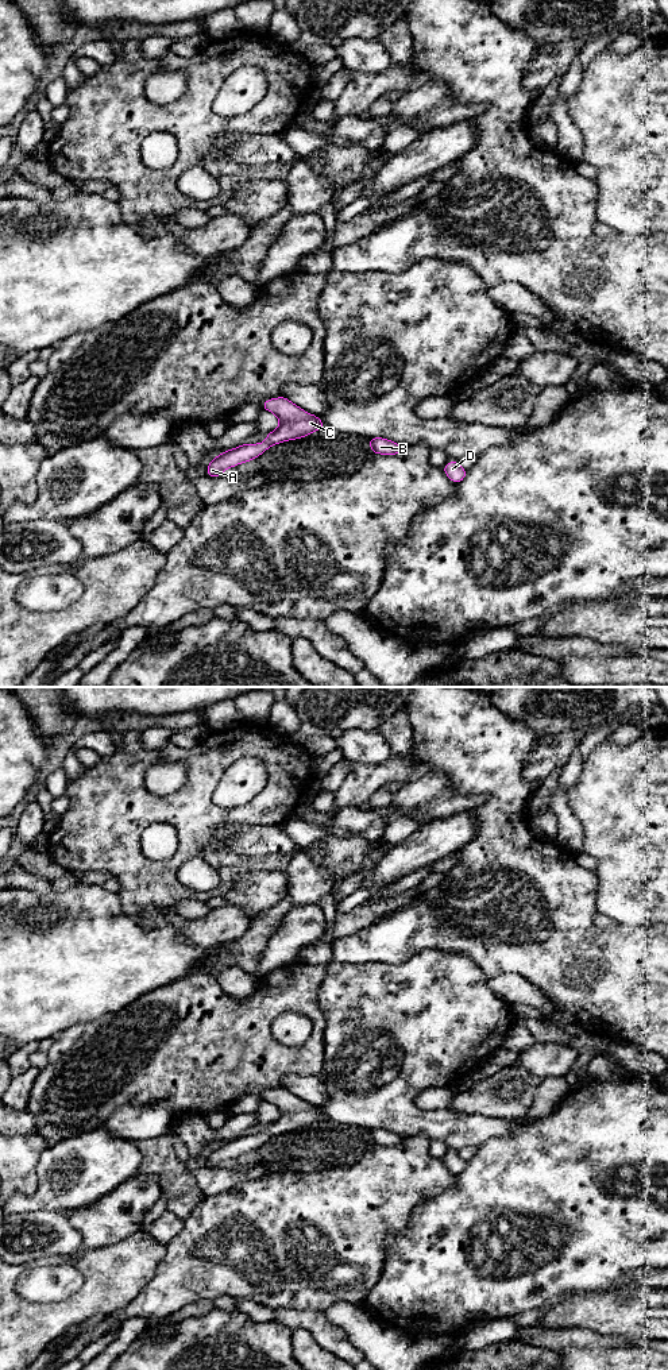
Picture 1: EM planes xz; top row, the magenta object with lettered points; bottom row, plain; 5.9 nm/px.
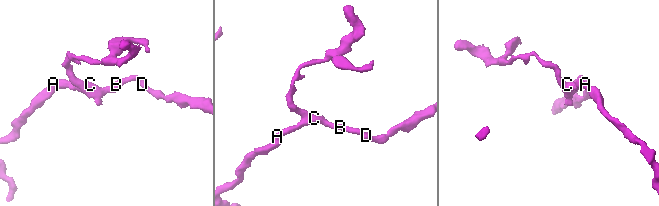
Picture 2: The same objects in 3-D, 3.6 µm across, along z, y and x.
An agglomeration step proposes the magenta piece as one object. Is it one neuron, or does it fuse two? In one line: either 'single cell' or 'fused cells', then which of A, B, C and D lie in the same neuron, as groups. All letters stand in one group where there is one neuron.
single cell | A B C D

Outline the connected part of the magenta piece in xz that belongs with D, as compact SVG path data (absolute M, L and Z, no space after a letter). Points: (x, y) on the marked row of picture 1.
M457 460L447 463L443 467L443 471L456 485L460 483L467 475L467 470L462 468Z

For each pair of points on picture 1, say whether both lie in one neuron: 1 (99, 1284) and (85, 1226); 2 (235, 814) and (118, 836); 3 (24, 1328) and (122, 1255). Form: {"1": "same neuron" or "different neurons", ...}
{"1": "different neurons", "2": "same neuron", "3": "same neuron"}

